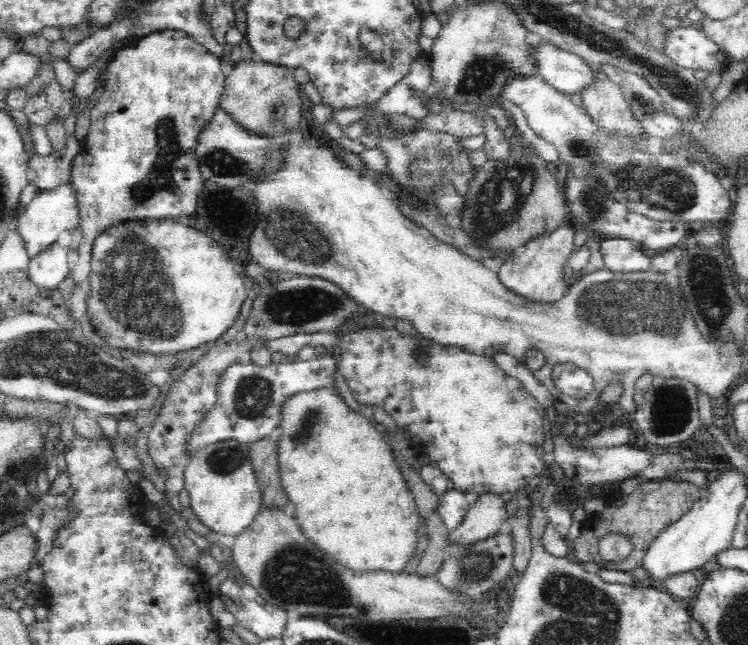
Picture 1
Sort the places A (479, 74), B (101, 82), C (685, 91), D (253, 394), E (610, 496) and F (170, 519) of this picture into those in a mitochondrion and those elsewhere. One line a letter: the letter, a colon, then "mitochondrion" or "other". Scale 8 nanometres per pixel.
A: mitochondrion
B: other
C: mitochondrion
D: mitochondrion
E: other
F: other

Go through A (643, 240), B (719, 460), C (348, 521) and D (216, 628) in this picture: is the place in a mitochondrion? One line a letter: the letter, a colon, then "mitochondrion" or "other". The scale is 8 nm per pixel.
A: other
B: other
C: other
D: other

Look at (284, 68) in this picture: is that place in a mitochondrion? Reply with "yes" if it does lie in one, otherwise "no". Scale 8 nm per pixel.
no

